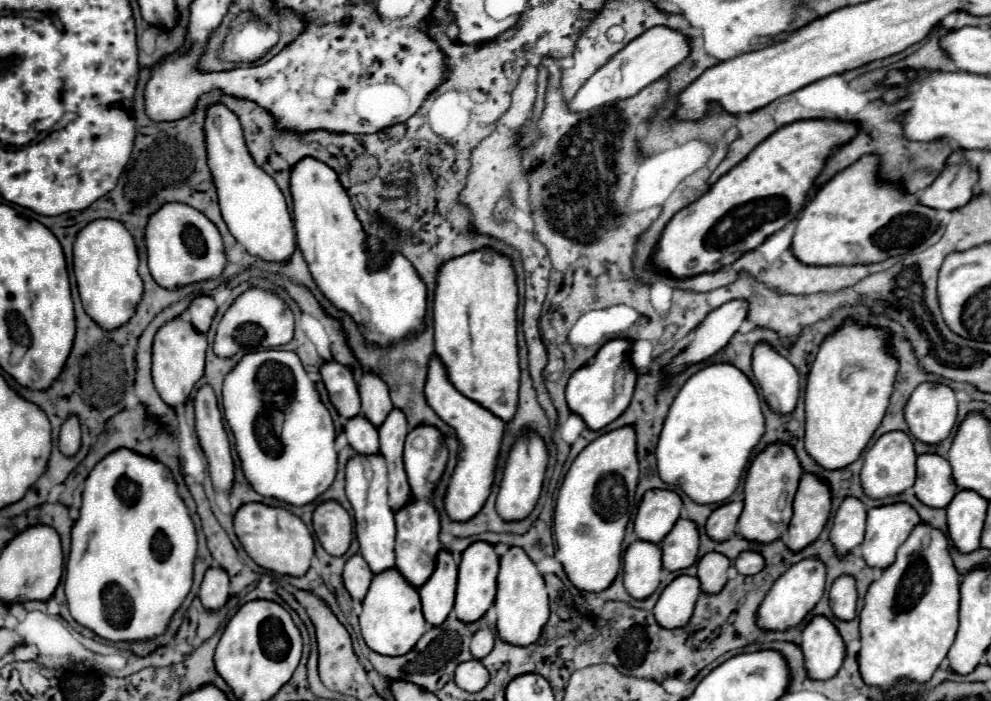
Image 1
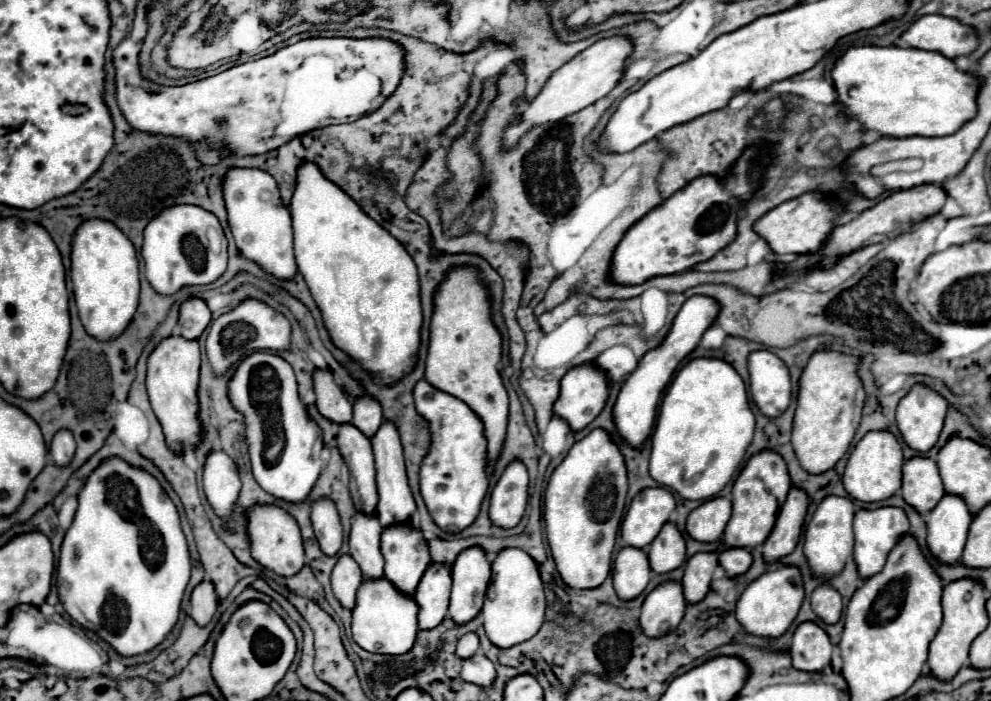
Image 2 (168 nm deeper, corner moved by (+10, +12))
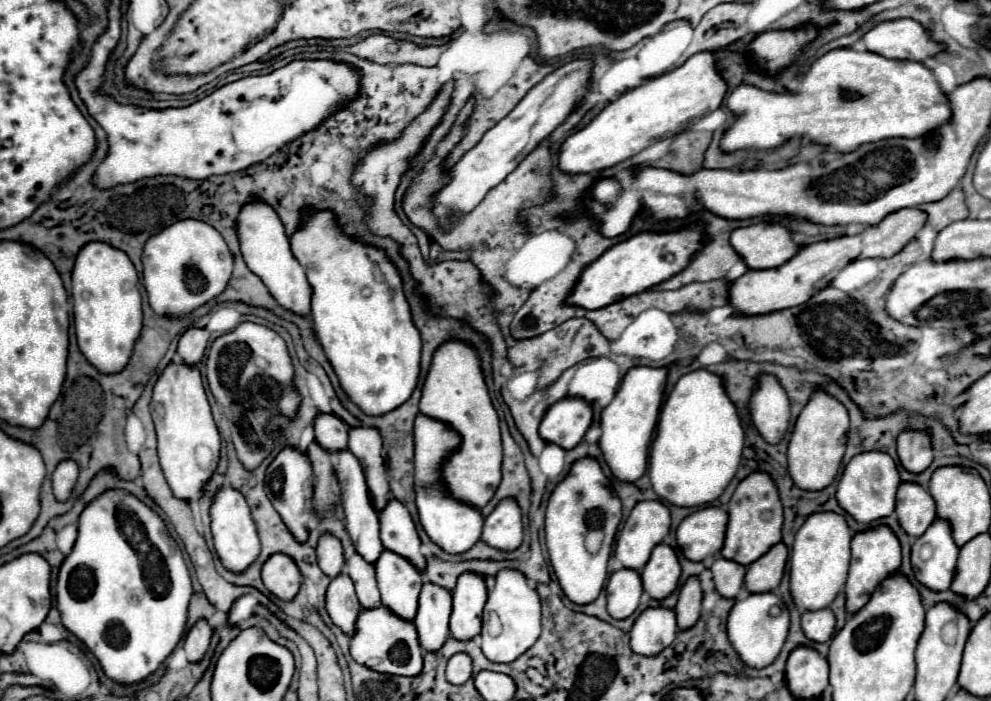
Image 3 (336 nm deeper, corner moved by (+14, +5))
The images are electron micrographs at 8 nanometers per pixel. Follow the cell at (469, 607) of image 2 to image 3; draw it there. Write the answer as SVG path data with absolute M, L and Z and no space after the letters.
M464 572L458 576L456 588L452 590L452 616L450 616L450 634L458 640L470 640L480 634L482 628L482 608L486 604L486 584L484 578L476 572Z

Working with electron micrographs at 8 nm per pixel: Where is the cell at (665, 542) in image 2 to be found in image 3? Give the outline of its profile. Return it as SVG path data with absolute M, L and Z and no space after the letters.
M658 544L652 550L652 556L648 564L640 572L644 590L656 598L666 598L678 584L680 578L680 564L676 558L676 552L668 544Z

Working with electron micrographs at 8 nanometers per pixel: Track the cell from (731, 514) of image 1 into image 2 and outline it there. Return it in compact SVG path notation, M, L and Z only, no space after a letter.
M716 497L710 501L704 501L700 507L696 507L686 521L686 533L702 543L718 541L724 533L724 527L730 519L732 503L726 497Z

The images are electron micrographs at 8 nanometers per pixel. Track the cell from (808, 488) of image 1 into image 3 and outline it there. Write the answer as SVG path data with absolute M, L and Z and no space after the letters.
M784 542L774 544L762 558L758 558L756 562L752 562L748 566L746 590L748 592L776 590L780 580L782 580L786 560L788 560L788 548L786 548L786 544Z

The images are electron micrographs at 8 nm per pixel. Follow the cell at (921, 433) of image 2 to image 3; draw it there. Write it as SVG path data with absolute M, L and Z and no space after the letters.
M902 430L898 434L898 458L914 474L926 470L934 458L928 430Z

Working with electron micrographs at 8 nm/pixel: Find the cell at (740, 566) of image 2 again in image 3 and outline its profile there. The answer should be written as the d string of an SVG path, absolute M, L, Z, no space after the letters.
M718 558L710 570L714 574L714 584L716 584L718 594L724 598L736 598L736 594L744 586L746 568L734 560Z

